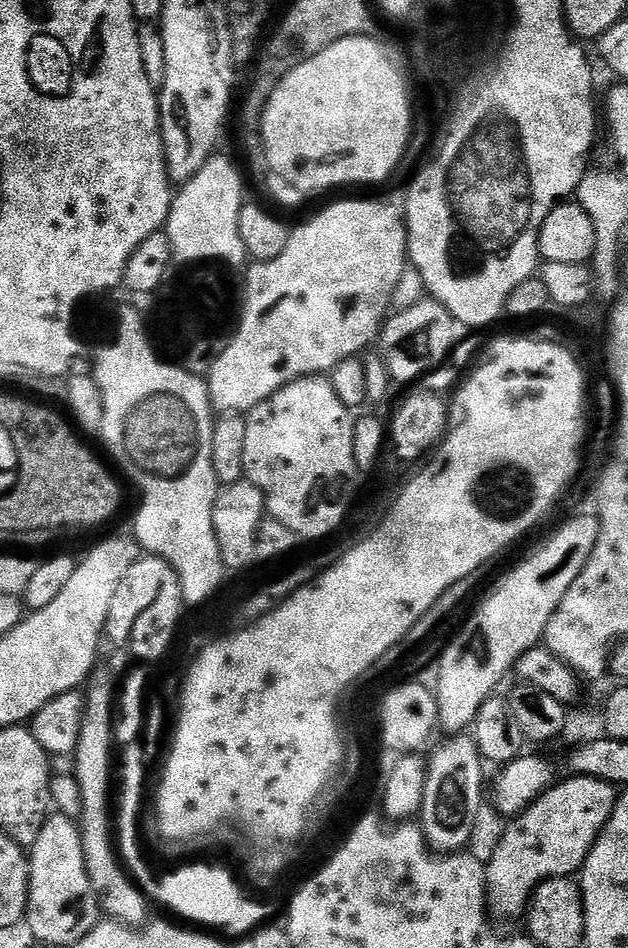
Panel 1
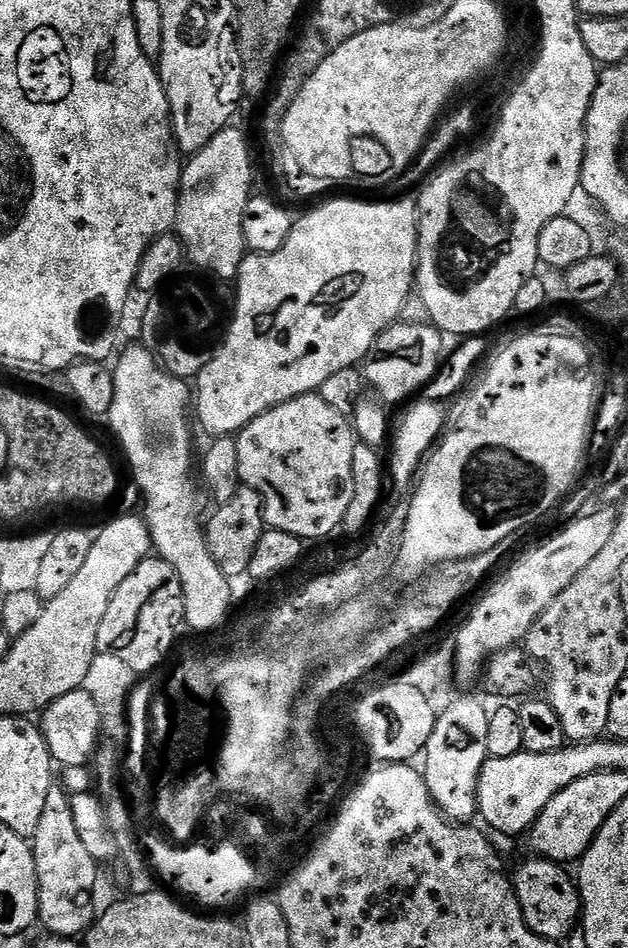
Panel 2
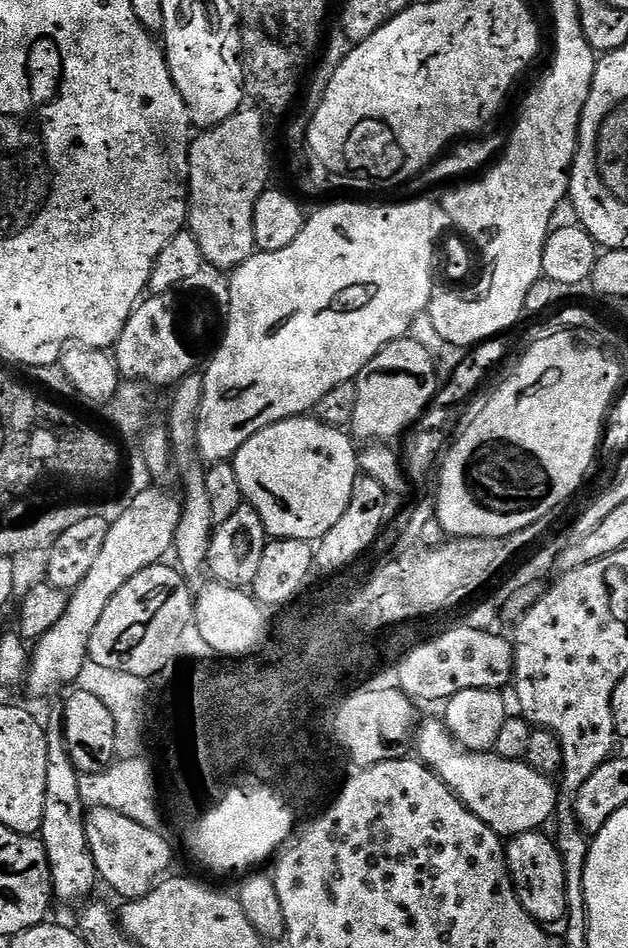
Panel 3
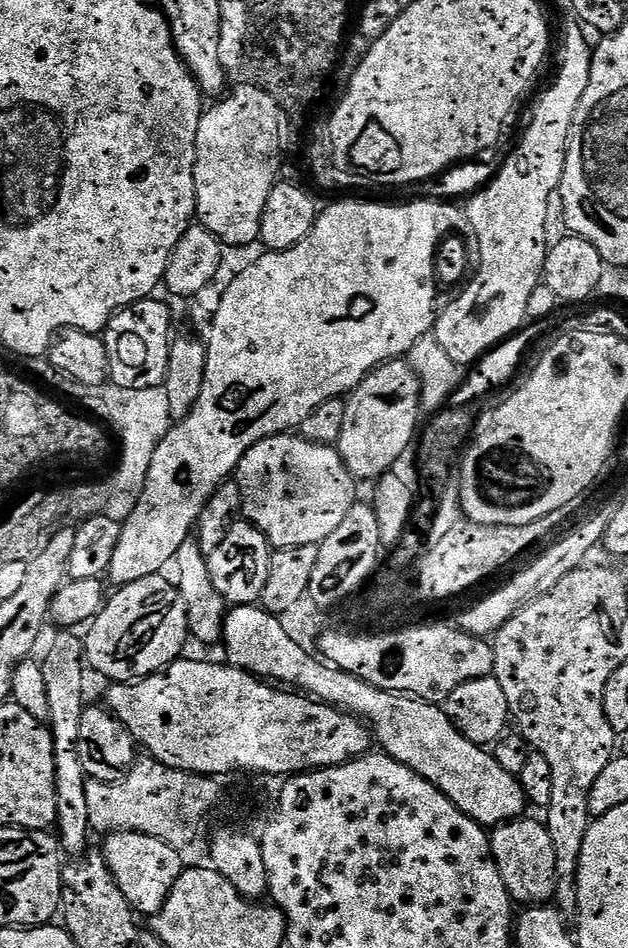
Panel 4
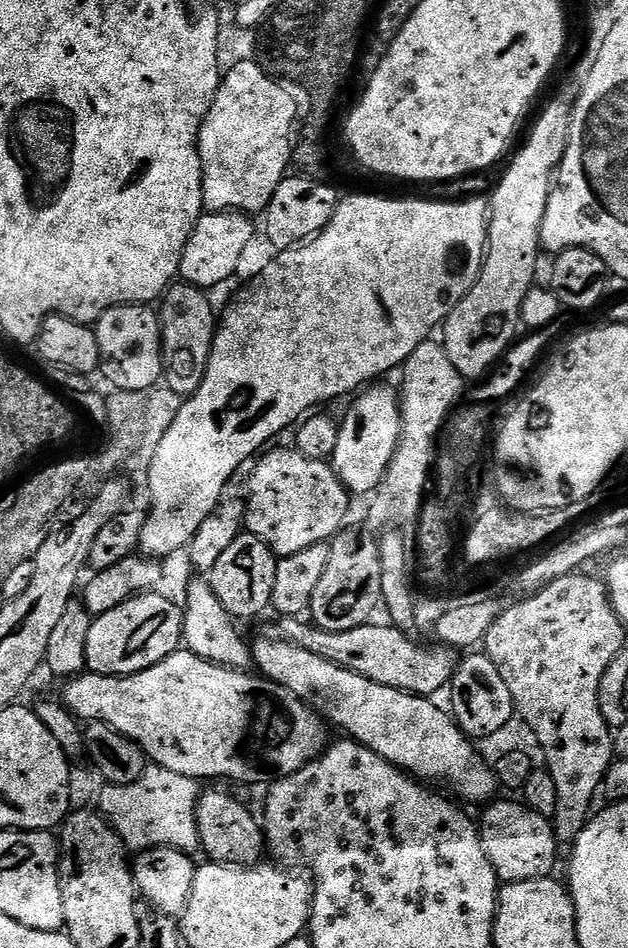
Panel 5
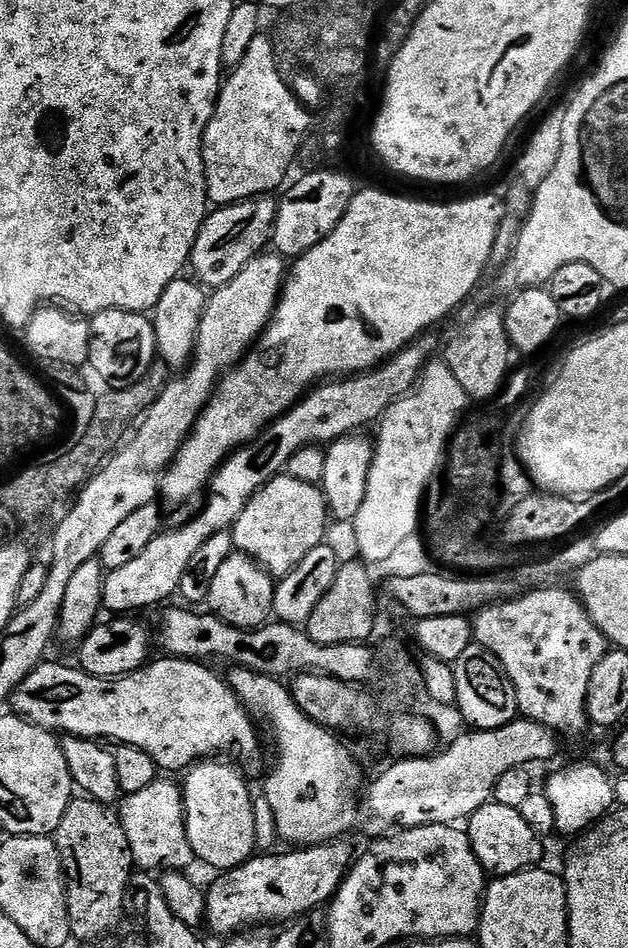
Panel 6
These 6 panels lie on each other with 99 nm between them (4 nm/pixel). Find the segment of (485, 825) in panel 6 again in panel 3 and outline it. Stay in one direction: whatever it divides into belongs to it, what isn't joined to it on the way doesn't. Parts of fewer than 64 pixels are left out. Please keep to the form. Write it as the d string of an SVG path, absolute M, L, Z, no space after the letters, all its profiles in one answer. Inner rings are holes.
M537 830L518 834L507 841L508 873L522 910L526 910L526 914L530 914L530 918L534 918L541 926L559 925L568 914L566 872L555 839L551 835L543 836L544 834Z

